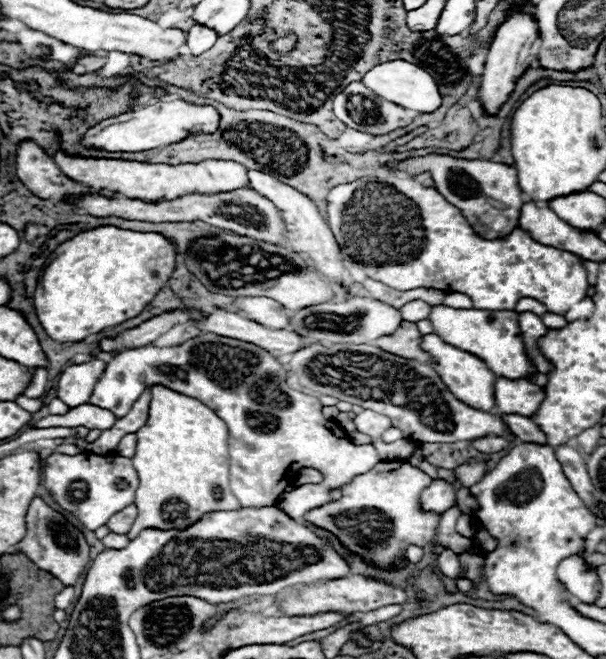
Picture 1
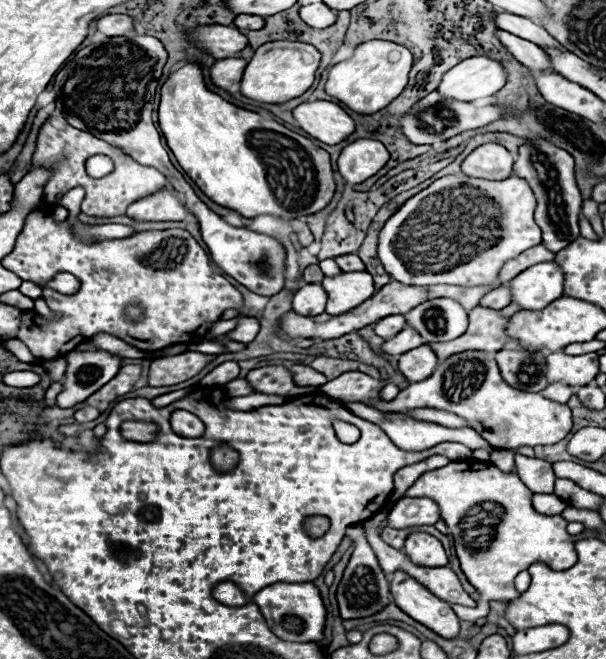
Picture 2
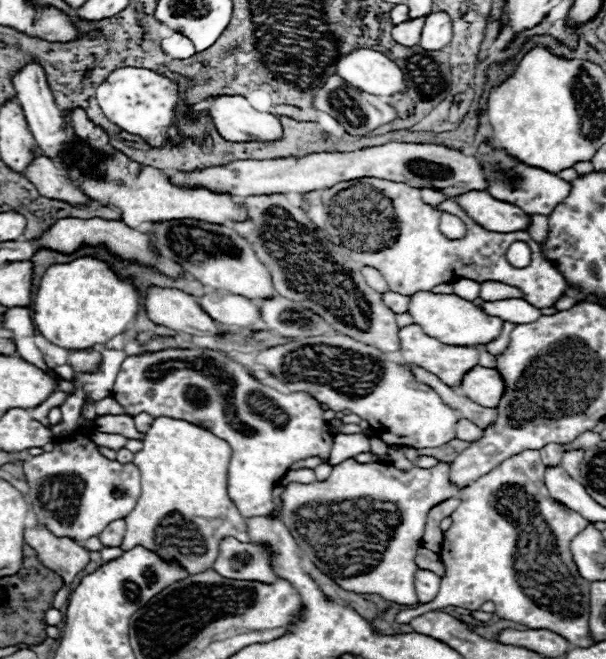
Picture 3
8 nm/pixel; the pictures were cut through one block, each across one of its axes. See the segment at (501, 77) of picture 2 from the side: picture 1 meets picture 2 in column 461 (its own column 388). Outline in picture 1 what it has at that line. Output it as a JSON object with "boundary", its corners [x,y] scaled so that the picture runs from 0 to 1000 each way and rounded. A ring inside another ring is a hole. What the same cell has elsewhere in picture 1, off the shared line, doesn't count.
{"boundary":[[[650,91],[637,97],[617,100],[597,121],[617,143],[627,143],[627,149],[640,149],[644,155],[653,155],[657,161],[686,167],[693,173],[710,173],[729,161],[729,143],[723,140],[719,121],[696,106],[686,97],[677,97],[670,91]]]}

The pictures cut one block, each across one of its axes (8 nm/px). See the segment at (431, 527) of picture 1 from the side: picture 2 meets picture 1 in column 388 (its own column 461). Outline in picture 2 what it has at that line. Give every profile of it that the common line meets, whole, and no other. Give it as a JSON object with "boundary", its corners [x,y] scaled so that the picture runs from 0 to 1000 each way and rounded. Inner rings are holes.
{"boundary":[[[785,698],[743,701],[729,710],[710,713],[670,747],[670,753],[716,756],[726,777],[733,777],[733,792],[743,810],[749,813],[762,868],[795,910],[832,917],[858,907],[858,898],[848,892],[848,877],[855,868],[871,865],[875,856],[901,853],[911,865],[934,865],[950,856],[947,822],[934,807],[937,792],[927,783],[888,780],[878,771],[878,751],[851,719],[825,716],[818,707]],[[802,762],[822,765],[825,774],[818,783],[799,774]],[[779,771],[795,771],[792,783],[789,777],[779,783]]]}

